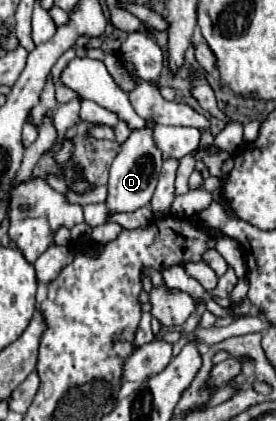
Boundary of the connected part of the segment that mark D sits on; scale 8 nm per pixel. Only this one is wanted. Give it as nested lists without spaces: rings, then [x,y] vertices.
[[[146,120],[144,128],[132,130],[110,166],[106,204],[112,212],[132,212],[150,204],[162,168],[162,154],[158,154],[158,146],[154,146],[154,124],[154,120]]]

